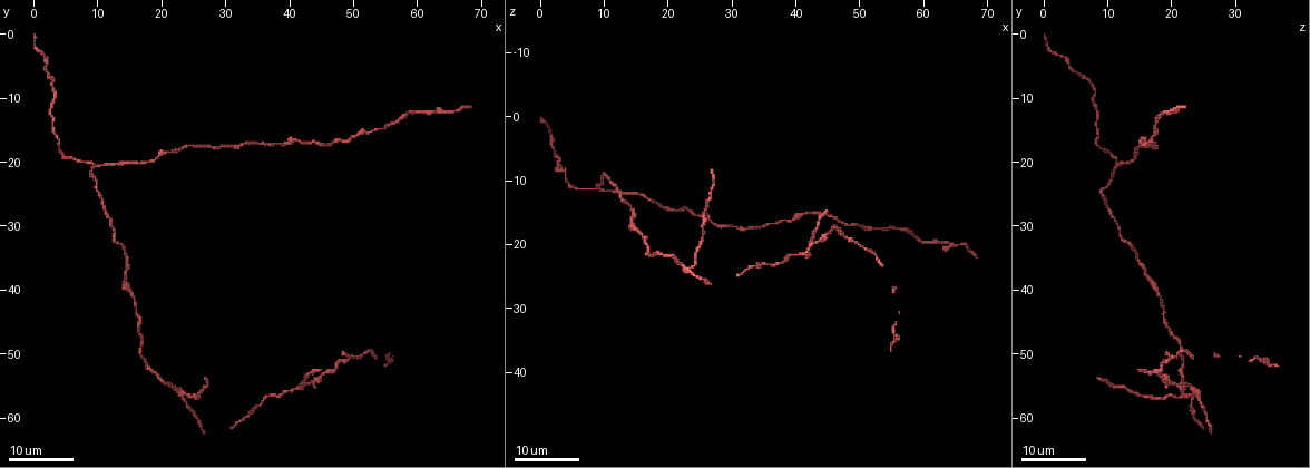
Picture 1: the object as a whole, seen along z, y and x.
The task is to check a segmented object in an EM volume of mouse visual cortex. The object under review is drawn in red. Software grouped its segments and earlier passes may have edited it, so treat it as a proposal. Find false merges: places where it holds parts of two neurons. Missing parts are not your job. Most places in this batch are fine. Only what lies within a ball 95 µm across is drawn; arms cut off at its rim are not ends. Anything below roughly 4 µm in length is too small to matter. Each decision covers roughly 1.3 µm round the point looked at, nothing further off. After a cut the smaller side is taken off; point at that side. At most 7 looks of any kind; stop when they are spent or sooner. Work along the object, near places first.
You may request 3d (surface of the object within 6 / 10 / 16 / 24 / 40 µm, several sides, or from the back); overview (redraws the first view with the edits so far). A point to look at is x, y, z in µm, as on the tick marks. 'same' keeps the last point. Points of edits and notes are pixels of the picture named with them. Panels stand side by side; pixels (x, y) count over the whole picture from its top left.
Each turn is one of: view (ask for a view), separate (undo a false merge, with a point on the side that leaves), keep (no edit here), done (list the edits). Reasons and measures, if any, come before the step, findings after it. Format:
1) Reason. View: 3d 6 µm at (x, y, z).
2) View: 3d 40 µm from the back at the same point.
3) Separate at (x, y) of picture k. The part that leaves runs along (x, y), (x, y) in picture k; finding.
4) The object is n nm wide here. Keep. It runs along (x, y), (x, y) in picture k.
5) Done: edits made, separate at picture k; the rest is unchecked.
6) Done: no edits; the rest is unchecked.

Narrows sharply. View: 3d 16 µm at (12.5, 31.0, 12.0).

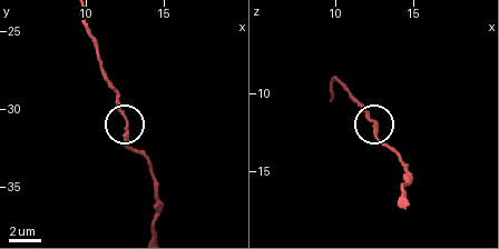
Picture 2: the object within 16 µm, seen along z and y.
Zoom in. View: 3d 10 µm at (12.8, 31.0, 11.8).

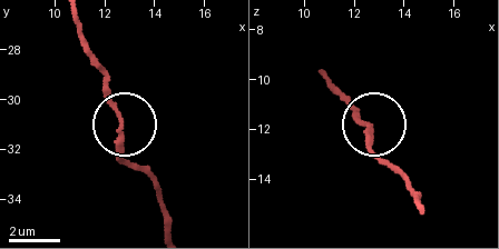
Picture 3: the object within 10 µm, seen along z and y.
Keep. It runs along (416, 197), (373, 146), (371, 127), (341, 101) in picture 3; continuous, no second neuron.

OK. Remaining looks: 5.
Two arms in line, one across. View: 3d 16 µm at (9.5, 21.0, 11.0).

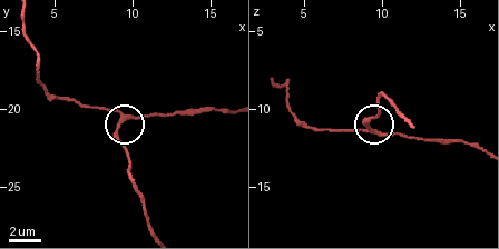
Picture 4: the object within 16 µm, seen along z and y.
Closer look. View: 3d 6 µm at (9.6, 20.4, 11.4).

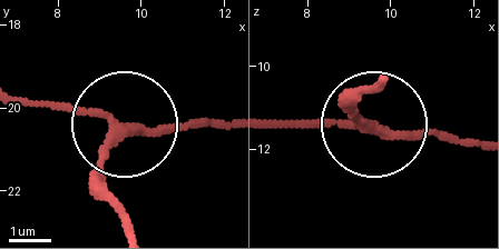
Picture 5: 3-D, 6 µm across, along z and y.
The object is 210 nm wide here. Keep. It runs along (120, 222), (103, 170), (114, 123), (18, 106) in picture 5; continuous, no second neuron.

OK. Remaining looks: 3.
View: 3d 16 µm at (14.5, 35.0, 15.0).

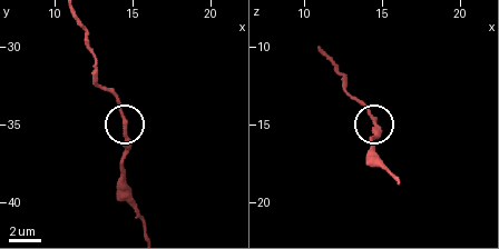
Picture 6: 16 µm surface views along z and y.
Closer look. View: 3d 6 µm at (14.4, 34.8, 14.6).

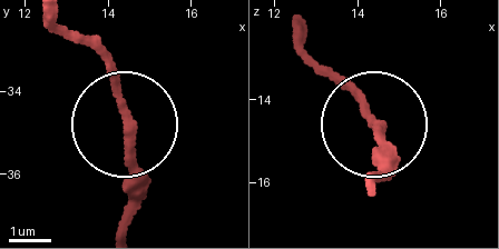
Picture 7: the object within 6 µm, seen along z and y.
Keep. Continuous, no second neuron.

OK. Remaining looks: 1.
Done: no edits; the rest is unchecked.

